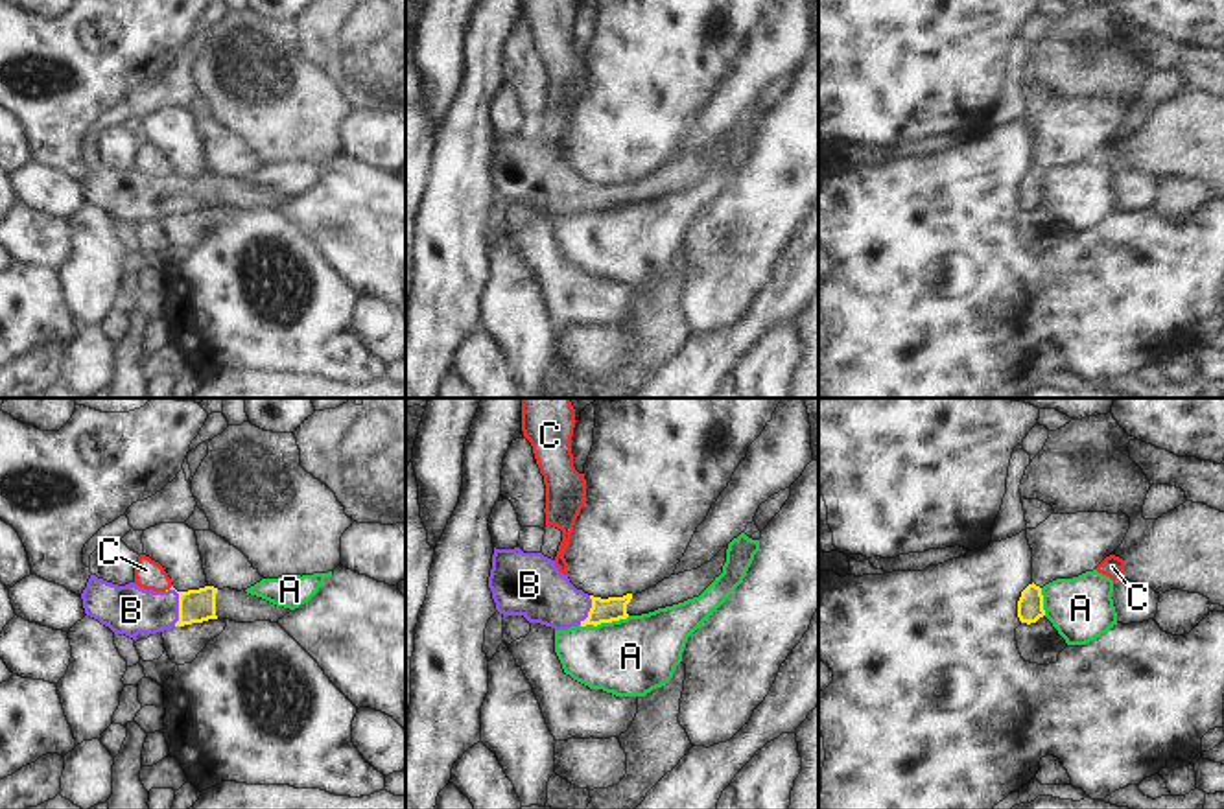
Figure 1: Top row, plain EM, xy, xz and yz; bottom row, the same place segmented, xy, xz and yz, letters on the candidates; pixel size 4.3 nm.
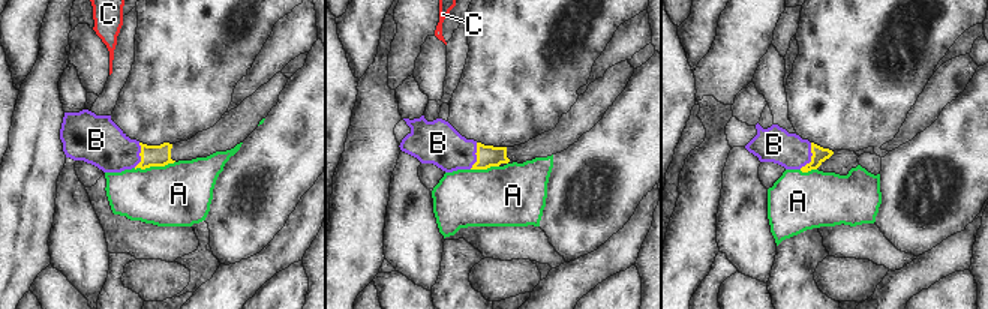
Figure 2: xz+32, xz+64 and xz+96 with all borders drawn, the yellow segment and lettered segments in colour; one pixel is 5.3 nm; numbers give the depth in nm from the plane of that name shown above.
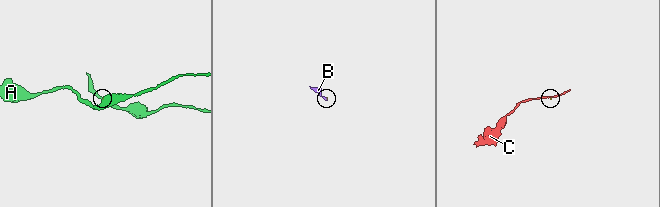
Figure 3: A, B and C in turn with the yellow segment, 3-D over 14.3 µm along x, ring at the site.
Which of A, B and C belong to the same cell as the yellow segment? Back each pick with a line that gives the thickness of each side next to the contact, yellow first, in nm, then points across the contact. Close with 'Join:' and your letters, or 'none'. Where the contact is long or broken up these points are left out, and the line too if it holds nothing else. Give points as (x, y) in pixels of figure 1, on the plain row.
B: calibres 140 and 220 nm; way xy (196, 192), (179, 194), (131, 198)
Join: B

